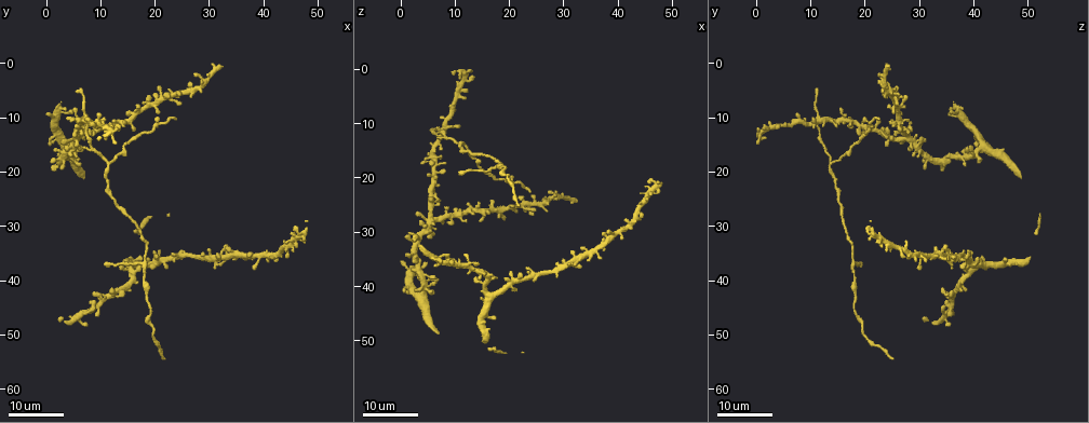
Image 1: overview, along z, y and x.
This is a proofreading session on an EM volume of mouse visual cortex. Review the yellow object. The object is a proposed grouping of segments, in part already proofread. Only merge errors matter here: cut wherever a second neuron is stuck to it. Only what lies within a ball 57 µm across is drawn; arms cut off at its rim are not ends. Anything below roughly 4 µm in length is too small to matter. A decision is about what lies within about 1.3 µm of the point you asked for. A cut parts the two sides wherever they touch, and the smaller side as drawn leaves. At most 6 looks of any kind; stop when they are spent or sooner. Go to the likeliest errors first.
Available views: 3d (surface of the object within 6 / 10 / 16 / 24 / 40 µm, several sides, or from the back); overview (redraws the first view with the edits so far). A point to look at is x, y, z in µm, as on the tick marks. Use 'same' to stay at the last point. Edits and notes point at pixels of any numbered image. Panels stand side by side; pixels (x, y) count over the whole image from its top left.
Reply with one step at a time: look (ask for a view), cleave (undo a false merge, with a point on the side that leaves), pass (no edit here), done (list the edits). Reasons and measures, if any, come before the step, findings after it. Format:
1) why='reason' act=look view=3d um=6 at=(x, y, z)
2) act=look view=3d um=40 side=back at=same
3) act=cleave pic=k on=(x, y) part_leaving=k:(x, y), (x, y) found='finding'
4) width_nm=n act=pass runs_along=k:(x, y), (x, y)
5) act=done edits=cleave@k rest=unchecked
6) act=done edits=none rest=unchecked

why='small branch off a trunk' act=look view=3d um=16 at=(11.5, 18.0, 13.5)

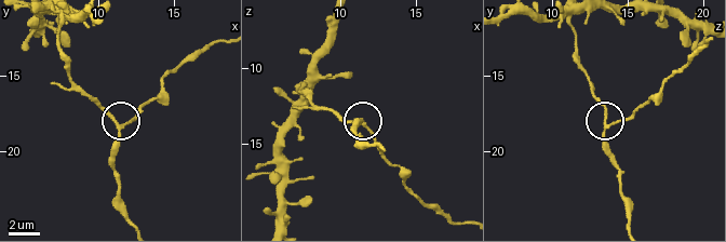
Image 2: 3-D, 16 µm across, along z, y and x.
why='zoom in' act=look view=3d um=10 at=(11.4, 18.4, 13.6)

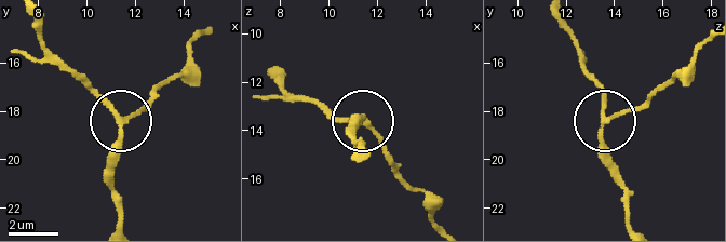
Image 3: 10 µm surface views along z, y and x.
width_nm=170 act=pass found='all the same neuron'

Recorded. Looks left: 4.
why='a fork' act=look view=3d um=16 at=(18.0, 36.5, 17.5)

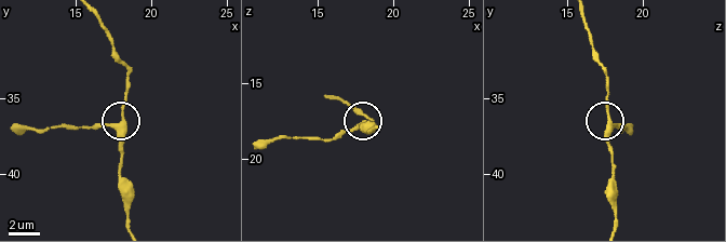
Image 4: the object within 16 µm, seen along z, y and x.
why='closer look' act=look view=3d um=6 at=(17.6, 37.2, 17.8)

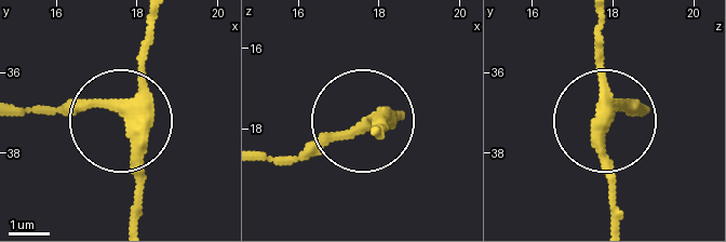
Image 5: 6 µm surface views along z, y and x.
act=look view=3d um=6 side=back at=(17.75, 37.05, 17.80)

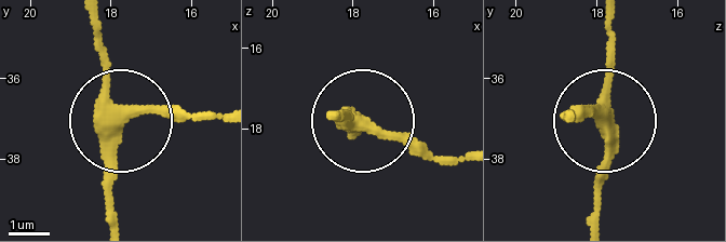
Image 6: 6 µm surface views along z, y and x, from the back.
arms=3 act=pass runs_along=6:(610, 21), (600, 216) found='all the same neuron'

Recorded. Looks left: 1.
act=done edits=none rest=unchecked

